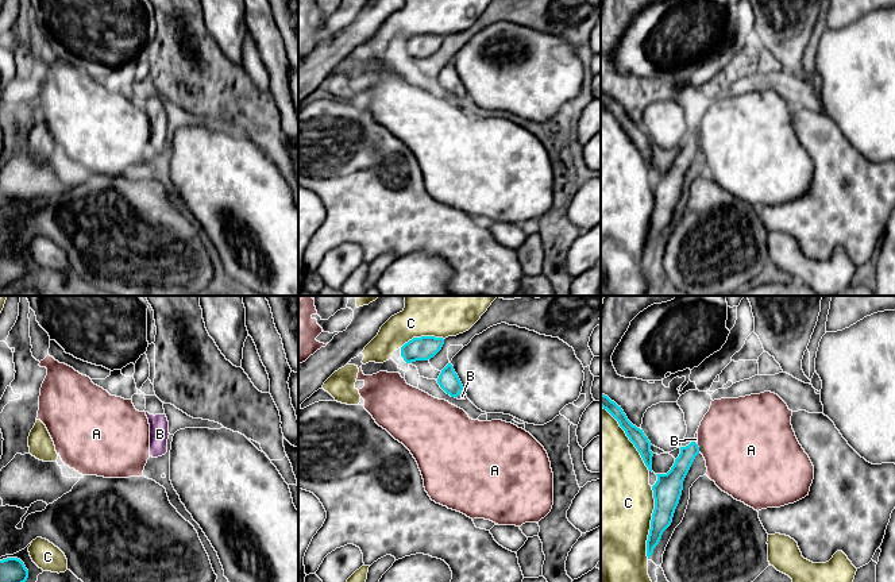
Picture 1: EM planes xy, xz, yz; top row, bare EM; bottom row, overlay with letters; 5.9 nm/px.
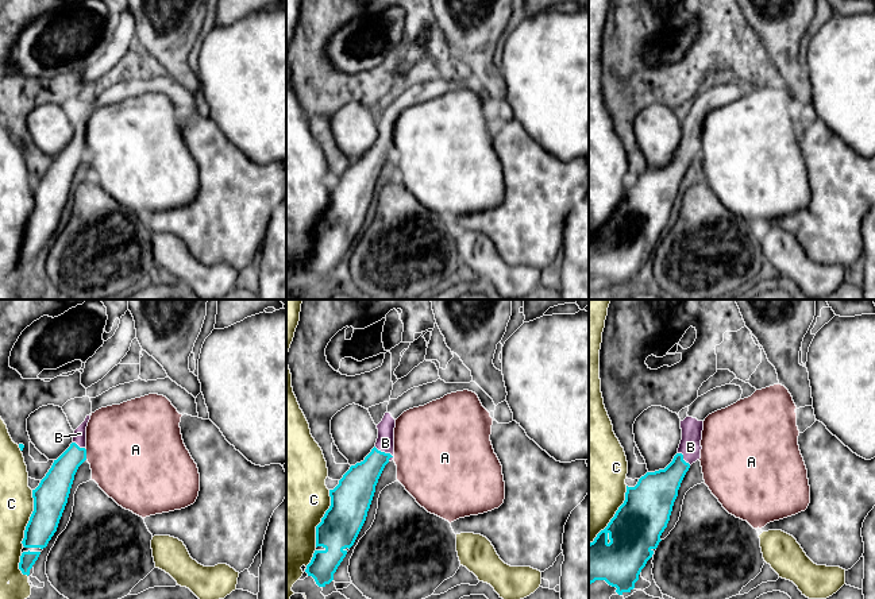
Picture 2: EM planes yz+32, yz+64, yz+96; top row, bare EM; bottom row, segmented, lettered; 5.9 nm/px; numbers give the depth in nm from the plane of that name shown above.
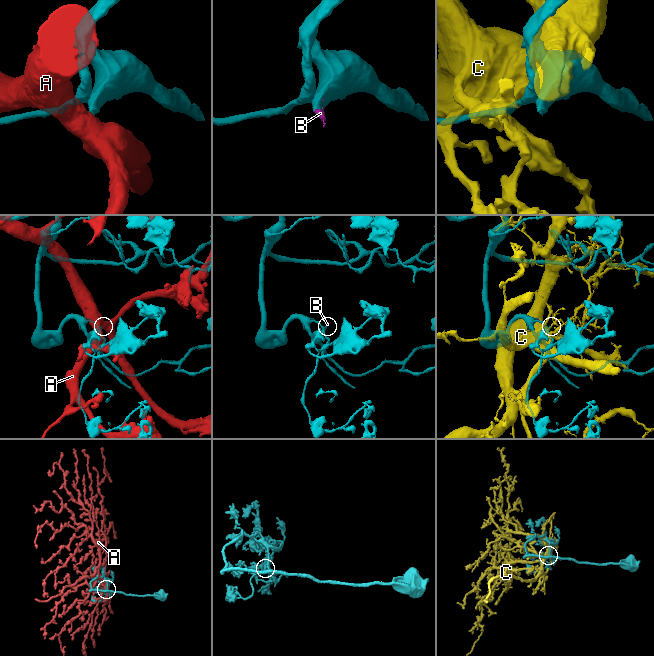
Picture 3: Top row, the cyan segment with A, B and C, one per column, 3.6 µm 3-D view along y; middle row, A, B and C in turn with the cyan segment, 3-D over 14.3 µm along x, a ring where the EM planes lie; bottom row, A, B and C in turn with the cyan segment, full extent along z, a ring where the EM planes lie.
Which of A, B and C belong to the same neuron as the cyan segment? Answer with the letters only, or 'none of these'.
B

